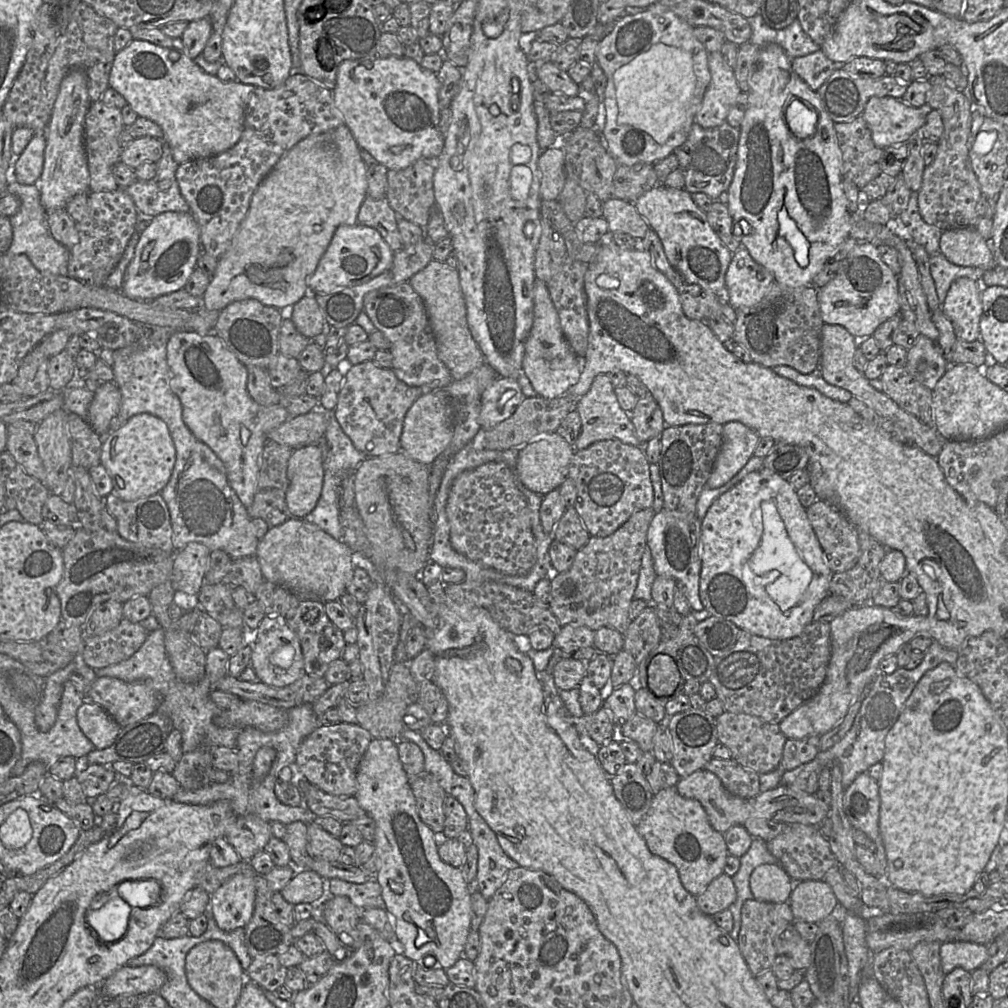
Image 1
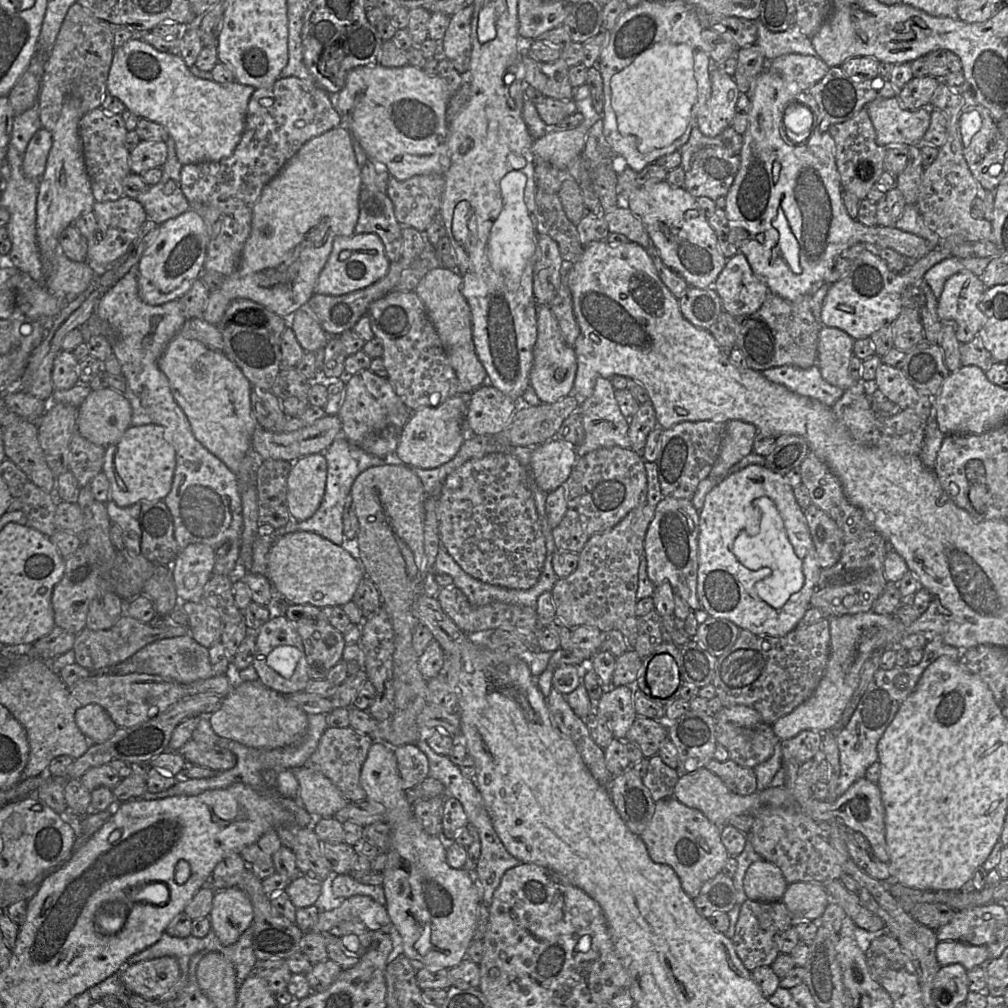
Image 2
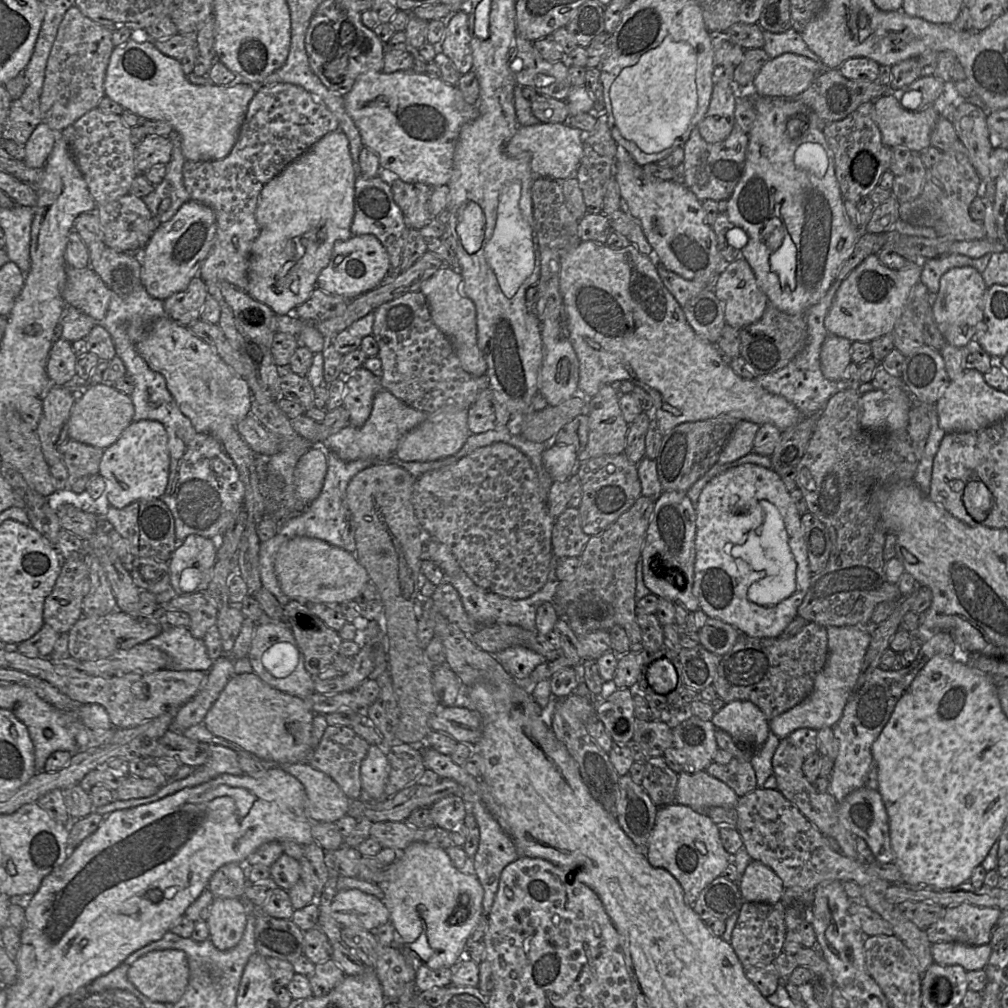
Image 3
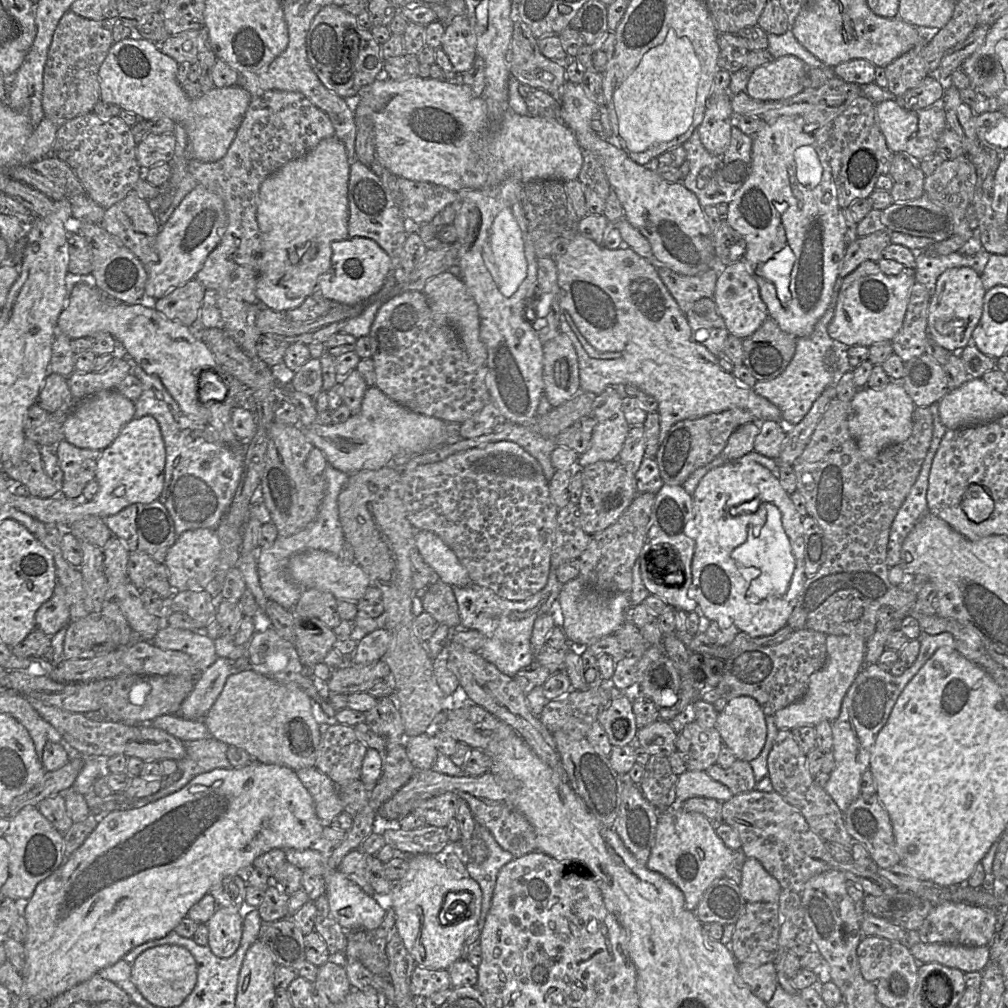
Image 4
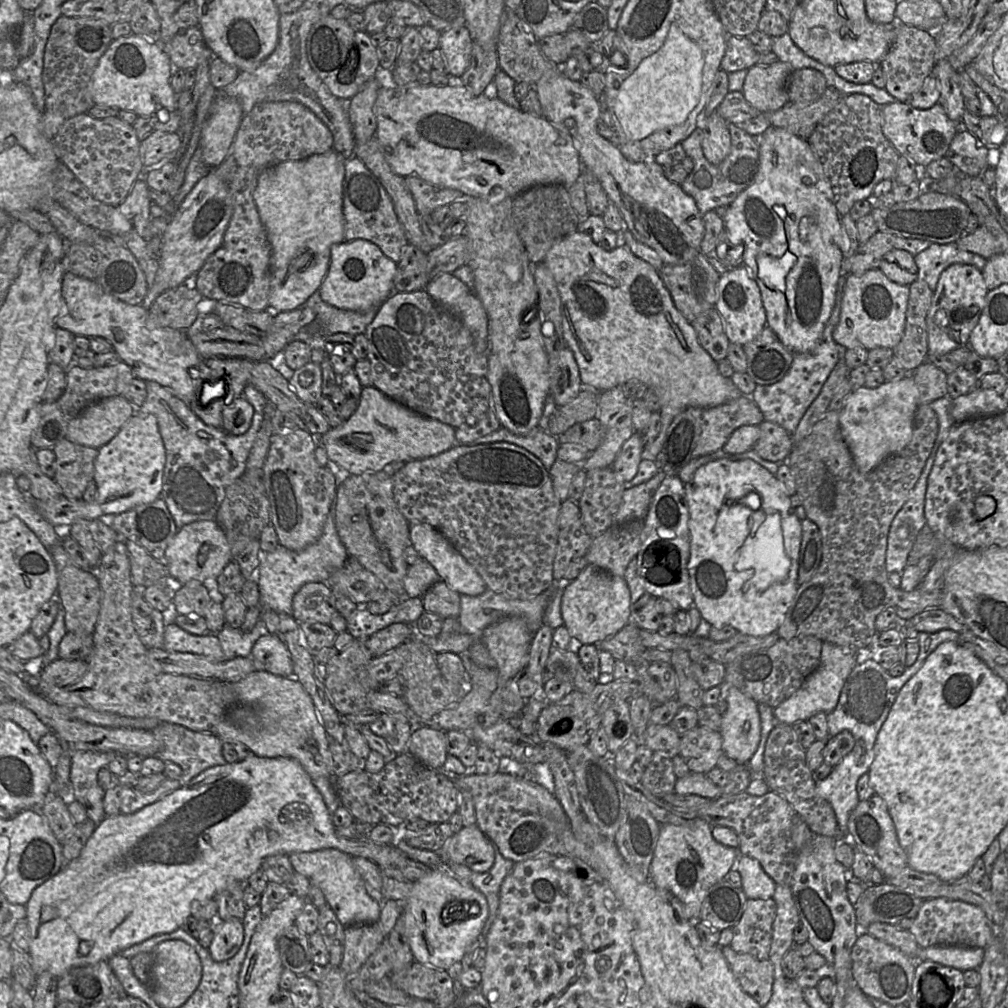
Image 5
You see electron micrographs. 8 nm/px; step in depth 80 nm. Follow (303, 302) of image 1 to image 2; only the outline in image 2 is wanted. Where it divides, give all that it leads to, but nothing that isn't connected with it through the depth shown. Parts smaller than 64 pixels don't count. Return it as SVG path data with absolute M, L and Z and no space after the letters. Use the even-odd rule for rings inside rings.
M303 304L294 313L283 318L287 321L286 326L292 329L304 352L315 352L325 347L328 335L307 304Z

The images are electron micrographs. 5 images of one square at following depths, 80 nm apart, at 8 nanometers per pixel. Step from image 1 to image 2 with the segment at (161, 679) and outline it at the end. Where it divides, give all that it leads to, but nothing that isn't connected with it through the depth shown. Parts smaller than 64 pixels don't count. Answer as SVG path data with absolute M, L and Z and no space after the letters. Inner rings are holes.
M190 634L163 638L151 642L138 650L127 660L113 666L110 673L125 675L130 673L144 673L158 675L166 680L175 680L174 674L196 674L197 680L203 677L212 677L214 672L209 661L206 647L197 643Z

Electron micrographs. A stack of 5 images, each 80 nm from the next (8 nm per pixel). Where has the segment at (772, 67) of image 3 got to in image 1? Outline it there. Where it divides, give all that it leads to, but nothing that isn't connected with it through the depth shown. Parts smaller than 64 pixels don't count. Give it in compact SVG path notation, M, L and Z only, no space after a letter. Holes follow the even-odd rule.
M820 49L792 59L791 66L793 71L814 91L822 86L835 69L843 69L843 64L832 62Z

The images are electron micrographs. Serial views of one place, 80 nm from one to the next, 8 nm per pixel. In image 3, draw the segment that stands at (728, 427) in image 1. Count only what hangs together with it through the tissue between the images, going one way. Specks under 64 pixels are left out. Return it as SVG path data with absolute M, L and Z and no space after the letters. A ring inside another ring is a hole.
M747 420L739 421L729 435L717 463L725 465L751 453L759 428L760 426L754 422Z

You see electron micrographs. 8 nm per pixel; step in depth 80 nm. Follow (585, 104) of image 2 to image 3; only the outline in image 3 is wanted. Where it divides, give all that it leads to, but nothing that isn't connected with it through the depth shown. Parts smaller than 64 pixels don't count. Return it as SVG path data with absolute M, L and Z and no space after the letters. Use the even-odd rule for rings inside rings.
M537 123L531 126L519 126L516 134L505 147L505 153L512 158L523 152L530 152L530 166L536 177L564 180L575 176L583 156L585 133L567 123Z

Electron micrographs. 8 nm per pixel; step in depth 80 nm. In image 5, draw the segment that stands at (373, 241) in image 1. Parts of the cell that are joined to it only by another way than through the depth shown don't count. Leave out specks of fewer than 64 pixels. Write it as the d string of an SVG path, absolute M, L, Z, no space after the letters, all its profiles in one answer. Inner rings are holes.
M356 239L351 242L333 244L330 252L328 272L319 288L321 299L330 306L338 309L356 312L366 312L381 305L392 295L399 293L394 289L394 277L397 264L384 255L381 249L374 243Z

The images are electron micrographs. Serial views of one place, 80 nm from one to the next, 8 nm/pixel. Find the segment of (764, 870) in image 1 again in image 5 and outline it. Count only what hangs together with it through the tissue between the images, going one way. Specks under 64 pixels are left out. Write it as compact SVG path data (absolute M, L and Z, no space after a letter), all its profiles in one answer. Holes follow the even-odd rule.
M741 856L736 871L741 876L741 888L748 899L773 897L777 884L765 873L757 859Z

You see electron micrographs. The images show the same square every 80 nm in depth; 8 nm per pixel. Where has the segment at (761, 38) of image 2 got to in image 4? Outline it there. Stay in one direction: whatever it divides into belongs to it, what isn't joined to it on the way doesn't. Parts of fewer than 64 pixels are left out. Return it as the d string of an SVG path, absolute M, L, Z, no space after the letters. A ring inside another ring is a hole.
M789 29L782 35L767 34L767 51L774 59L792 55L799 58L806 66L818 69L831 68L807 51Z

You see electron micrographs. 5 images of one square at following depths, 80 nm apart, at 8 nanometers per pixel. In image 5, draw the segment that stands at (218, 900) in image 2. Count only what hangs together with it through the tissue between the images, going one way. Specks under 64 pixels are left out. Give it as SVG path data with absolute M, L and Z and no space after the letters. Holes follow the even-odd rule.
M216 919L212 922L213 940L208 947L212 959L216 962L232 958L243 943L244 930L240 919Z

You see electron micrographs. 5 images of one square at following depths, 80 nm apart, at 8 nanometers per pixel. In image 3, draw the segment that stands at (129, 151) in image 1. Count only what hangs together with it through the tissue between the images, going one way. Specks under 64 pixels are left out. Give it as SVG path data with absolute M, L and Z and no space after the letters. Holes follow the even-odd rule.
M147 135L135 148L134 163L137 173L145 173L155 165L166 165L171 160L172 149L168 136Z

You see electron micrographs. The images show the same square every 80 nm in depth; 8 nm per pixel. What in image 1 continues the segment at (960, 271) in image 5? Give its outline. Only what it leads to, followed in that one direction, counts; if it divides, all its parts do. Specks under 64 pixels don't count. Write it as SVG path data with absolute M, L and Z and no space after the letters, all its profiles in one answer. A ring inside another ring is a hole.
M961 277L951 284L947 292L941 309L951 321L957 339L966 342L980 339L982 287L982 282Z

